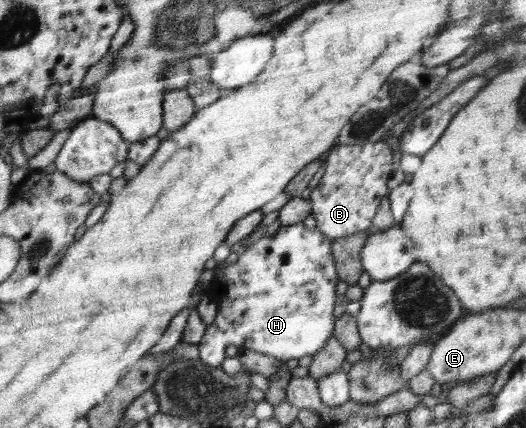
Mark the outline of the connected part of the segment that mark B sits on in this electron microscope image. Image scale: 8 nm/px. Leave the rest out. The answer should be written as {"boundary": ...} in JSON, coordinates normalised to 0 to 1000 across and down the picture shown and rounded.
{"boundary":[[[736,329],[690,334],[690,339],[641,341],[620,360],[618,402],[589,453],[593,505],[601,533],[631,563],[669,551],[707,530],[707,516],[736,456],[736,423],[743,409],[743,348]]]}

